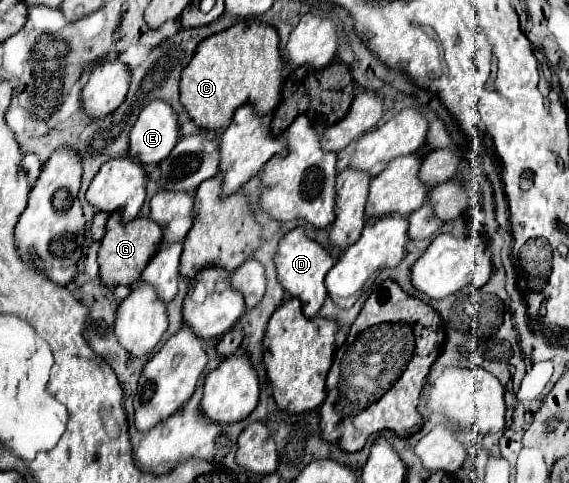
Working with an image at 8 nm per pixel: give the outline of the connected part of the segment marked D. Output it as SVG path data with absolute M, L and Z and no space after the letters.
M297 226L295 230L287 232L283 240L279 242L279 250L275 254L275 264L277 264L277 278L281 286L295 298L301 300L303 304L303 314L307 318L313 318L319 308L323 306L327 298L327 288L325 288L325 274L333 268L335 260L333 256L315 240L311 240L305 234L303 226Z

